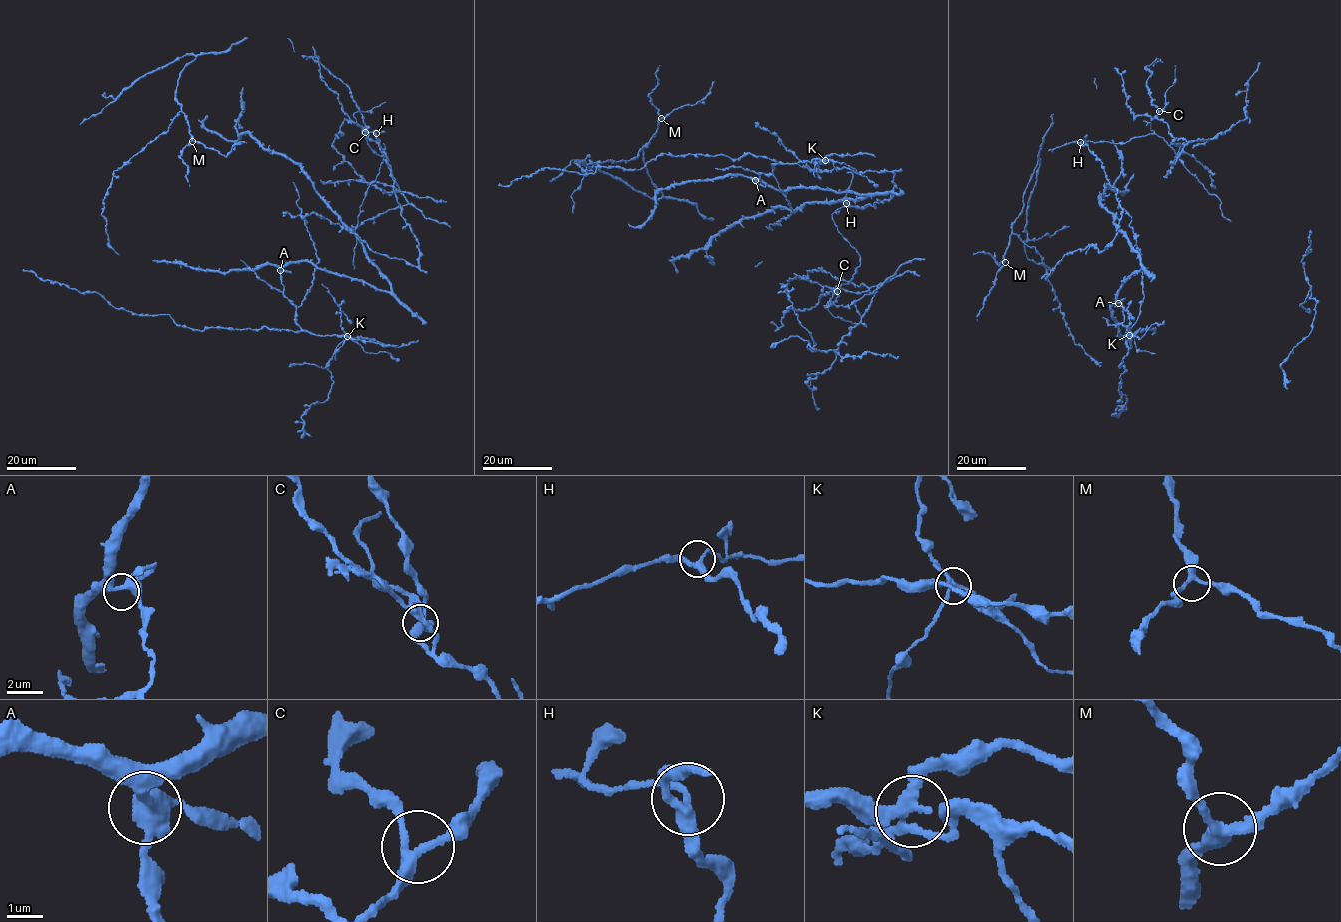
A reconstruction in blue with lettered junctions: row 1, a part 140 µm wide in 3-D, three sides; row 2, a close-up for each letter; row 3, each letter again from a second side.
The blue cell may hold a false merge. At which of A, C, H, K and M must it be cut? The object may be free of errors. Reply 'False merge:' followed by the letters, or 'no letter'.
False merge: K

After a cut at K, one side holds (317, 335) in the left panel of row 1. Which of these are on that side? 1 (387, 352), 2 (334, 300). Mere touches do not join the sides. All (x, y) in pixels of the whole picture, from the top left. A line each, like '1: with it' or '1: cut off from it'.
1: cut off from it
2: cut off from it

